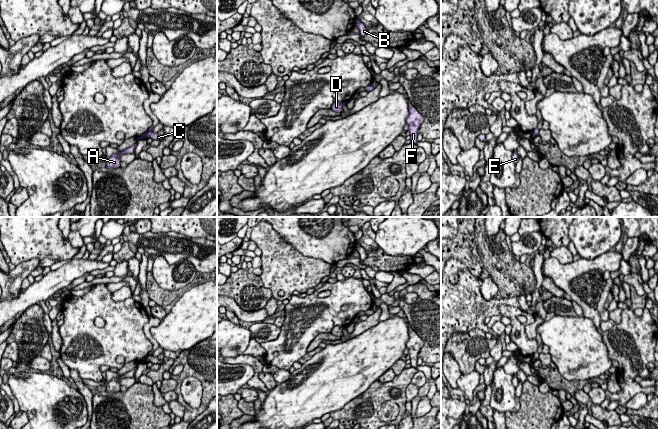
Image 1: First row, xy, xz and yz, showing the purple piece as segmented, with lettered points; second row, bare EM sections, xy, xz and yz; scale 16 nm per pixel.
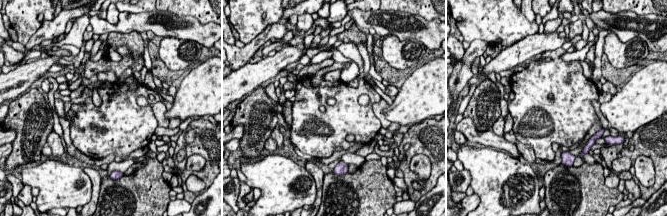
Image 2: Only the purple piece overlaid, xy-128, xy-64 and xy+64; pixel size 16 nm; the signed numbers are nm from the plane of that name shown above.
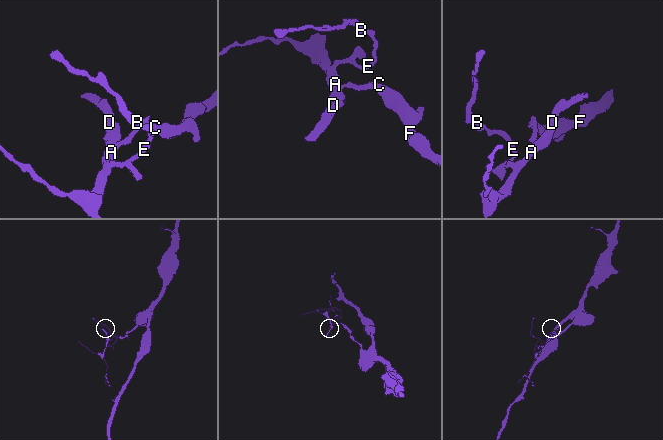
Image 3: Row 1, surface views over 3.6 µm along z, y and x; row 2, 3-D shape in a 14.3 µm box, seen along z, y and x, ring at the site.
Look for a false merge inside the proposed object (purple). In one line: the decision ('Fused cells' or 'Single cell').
Fused cells

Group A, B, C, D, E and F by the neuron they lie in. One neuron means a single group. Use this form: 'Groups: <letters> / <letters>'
Groups: A B D E / C F

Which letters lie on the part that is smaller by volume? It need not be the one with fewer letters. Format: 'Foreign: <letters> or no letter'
Foreign: A, B, D, E

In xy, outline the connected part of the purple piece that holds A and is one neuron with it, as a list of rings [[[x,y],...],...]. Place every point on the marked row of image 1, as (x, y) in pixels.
[[[137,143],[134,144],[133,146],[129,147],[129,148],[127,148],[124,151],[121,151],[121,152],[117,153],[117,154],[111,155],[109,157],[109,159],[107,160],[107,162],[106,162],[106,167],[107,168],[119,168],[120,167],[120,163],[121,163],[119,157],[121,155],[123,155],[123,154],[131,154],[131,153],[134,153],[135,148],[136,148],[136,145],[137,145]]]

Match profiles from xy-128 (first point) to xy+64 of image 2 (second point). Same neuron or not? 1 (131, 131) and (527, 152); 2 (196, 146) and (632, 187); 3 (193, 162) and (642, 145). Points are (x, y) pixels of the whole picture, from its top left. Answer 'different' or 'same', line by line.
1: different
2: different
3: different

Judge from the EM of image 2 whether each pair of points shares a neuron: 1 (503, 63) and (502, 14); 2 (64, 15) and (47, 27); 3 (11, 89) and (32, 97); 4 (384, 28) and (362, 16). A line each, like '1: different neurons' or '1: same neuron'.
1: different neurons
2: same neuron
3: different neurons
4: same neuron

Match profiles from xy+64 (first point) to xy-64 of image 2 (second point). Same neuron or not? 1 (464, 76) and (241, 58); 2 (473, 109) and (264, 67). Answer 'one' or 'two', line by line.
1: one
2: two

